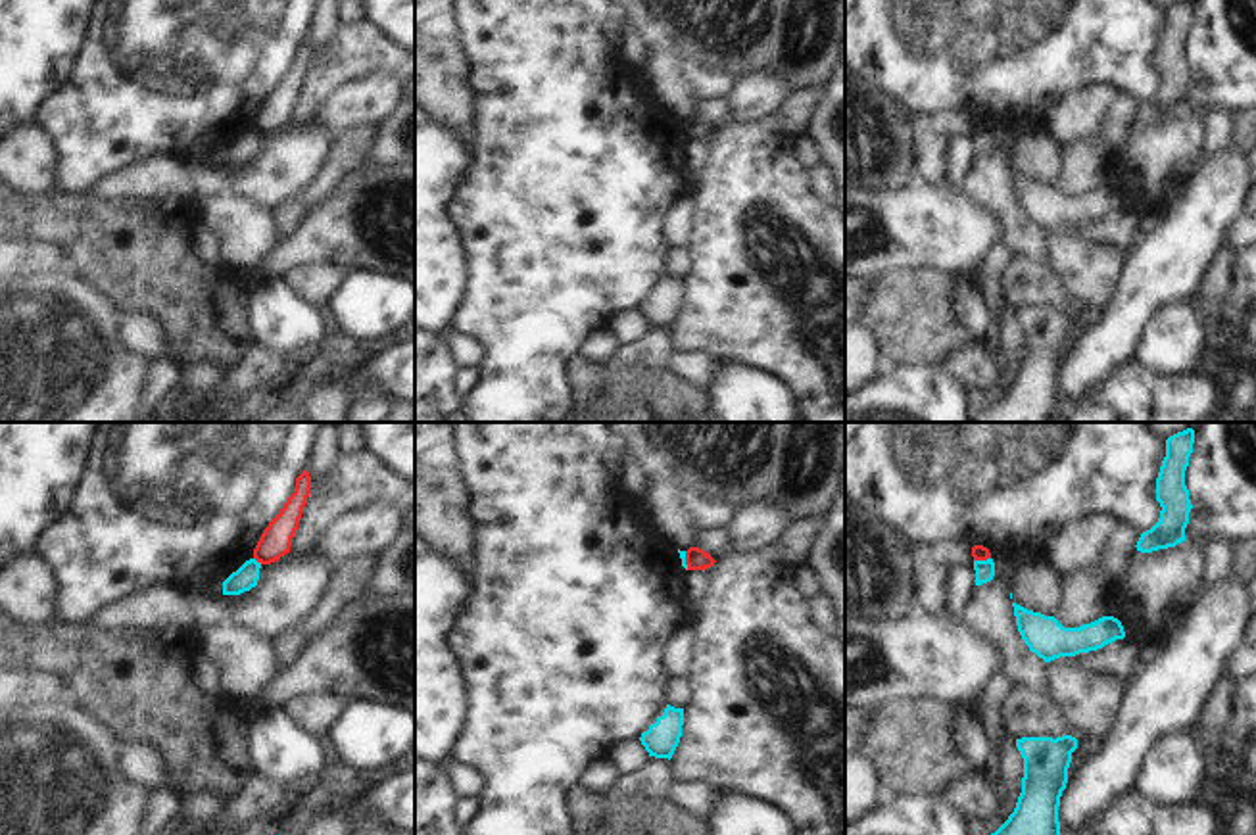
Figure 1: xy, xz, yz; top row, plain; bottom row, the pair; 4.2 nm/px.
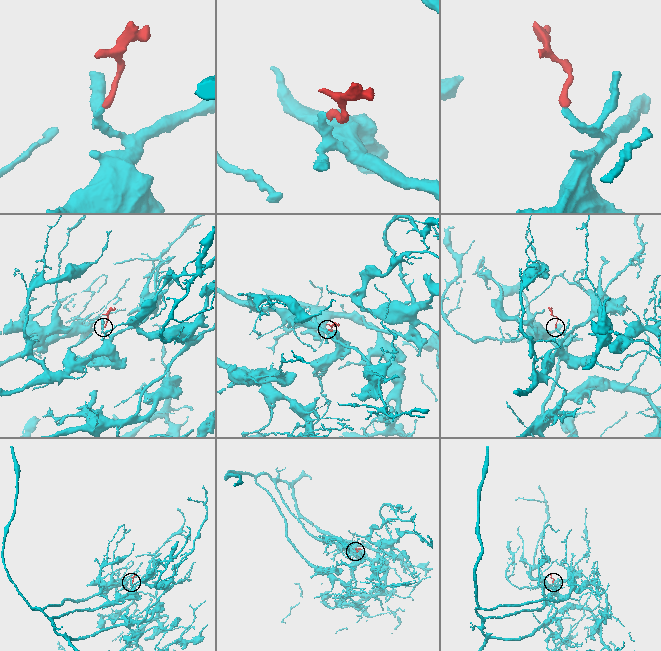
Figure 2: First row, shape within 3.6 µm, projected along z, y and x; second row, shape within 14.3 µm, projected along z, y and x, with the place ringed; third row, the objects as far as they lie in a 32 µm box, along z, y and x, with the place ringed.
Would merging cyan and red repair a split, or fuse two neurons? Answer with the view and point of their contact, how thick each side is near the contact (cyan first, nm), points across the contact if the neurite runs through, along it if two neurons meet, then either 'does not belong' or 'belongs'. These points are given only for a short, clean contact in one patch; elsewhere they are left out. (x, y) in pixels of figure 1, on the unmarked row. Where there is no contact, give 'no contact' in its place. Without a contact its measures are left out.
yz (982, 131) | 80/60 nm | along yz (990, 127), (974, 131) | does not belong

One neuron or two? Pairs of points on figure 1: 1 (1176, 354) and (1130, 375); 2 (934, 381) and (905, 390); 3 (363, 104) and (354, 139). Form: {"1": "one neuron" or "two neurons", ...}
{"1": "two neurons", "2": "one neuron", "3": "two neurons"}

